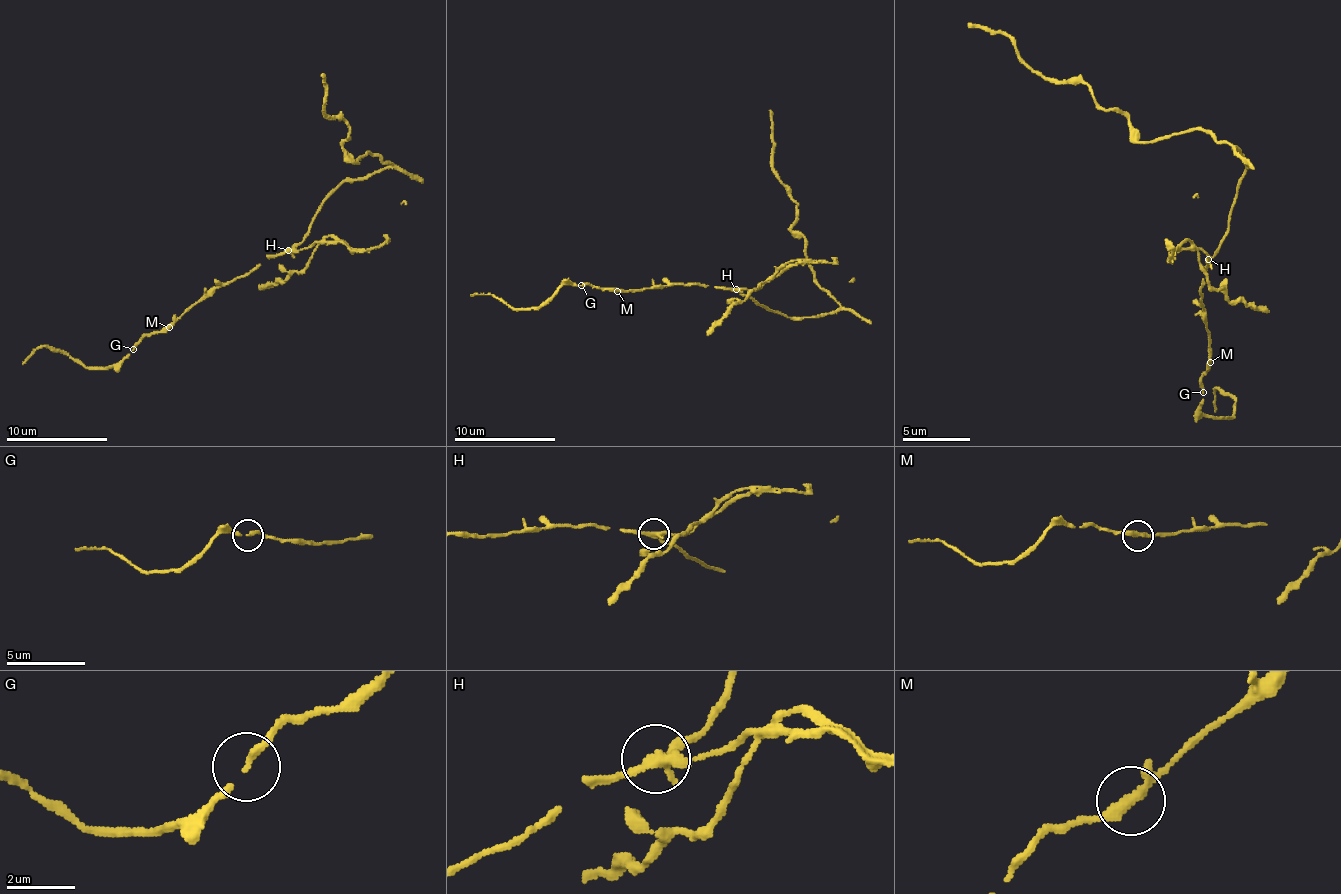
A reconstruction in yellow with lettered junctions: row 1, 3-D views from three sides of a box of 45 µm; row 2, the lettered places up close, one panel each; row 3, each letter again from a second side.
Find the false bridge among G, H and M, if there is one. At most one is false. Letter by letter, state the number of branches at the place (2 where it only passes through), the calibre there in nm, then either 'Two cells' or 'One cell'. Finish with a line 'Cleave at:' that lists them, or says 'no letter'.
G: Branches: 2. Thickness 170 nm. One cell
H: Branches: 3. Thickness 240 nm. Two cells
M: Branches: 3. Thickness 240 nm. One cell
Cleave at: H

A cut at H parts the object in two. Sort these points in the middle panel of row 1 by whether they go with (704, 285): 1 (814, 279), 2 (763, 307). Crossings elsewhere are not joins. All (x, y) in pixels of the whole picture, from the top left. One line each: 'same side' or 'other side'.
1: same side
2: same side

